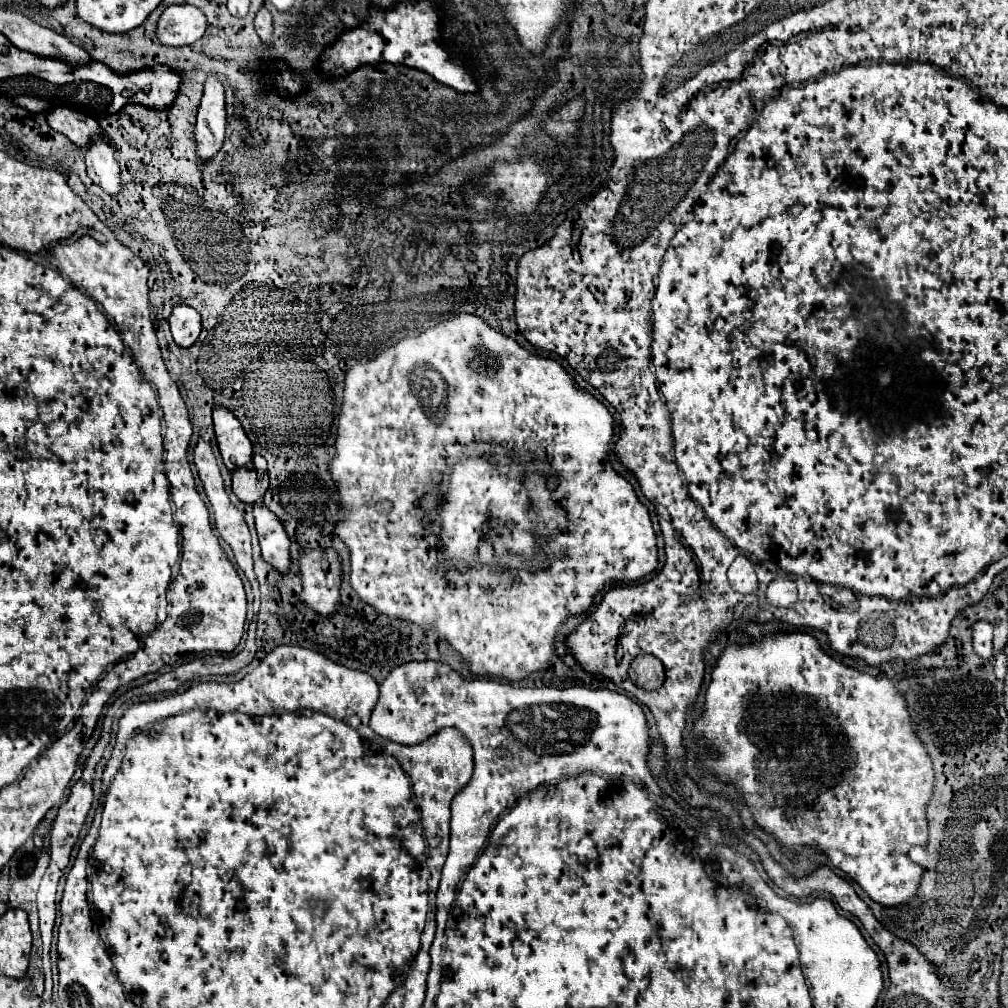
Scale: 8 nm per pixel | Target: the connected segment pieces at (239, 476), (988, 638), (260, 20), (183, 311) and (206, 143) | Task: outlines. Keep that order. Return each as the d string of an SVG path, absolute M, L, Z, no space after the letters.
M253 455L251 469L243 467L233 471L233 493L245 503L255 503L257 499L261 499L267 487L269 487L267 461L261 455Z
M977 621L973 627L973 649L979 657L989 659L993 655L993 625Z
M261 9L255 17L255 31L259 35L259 39L267 45L273 43L273 21L271 21L271 13L267 9Z
M177 305L169 315L171 335L179 347L191 347L201 333L201 315L189 305Z
M211 75L205 83L205 93L195 123L195 145L197 145L195 149L199 161L203 163L211 161L223 147L225 125L227 125L227 113L225 113L223 87L215 79L215 75Z

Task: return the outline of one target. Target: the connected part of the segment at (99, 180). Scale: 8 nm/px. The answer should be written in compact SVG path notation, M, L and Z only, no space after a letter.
M95 139L91 147L85 151L85 163L87 173L101 189L105 189L111 195L117 195L121 191L119 183L119 165L113 157L115 149L105 139Z

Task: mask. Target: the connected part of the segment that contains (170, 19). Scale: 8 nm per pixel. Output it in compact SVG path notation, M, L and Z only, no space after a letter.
M171 5L163 11L159 25L157 25L157 37L165 45L191 45L197 39L203 37L207 29L207 17L201 9L193 5Z

